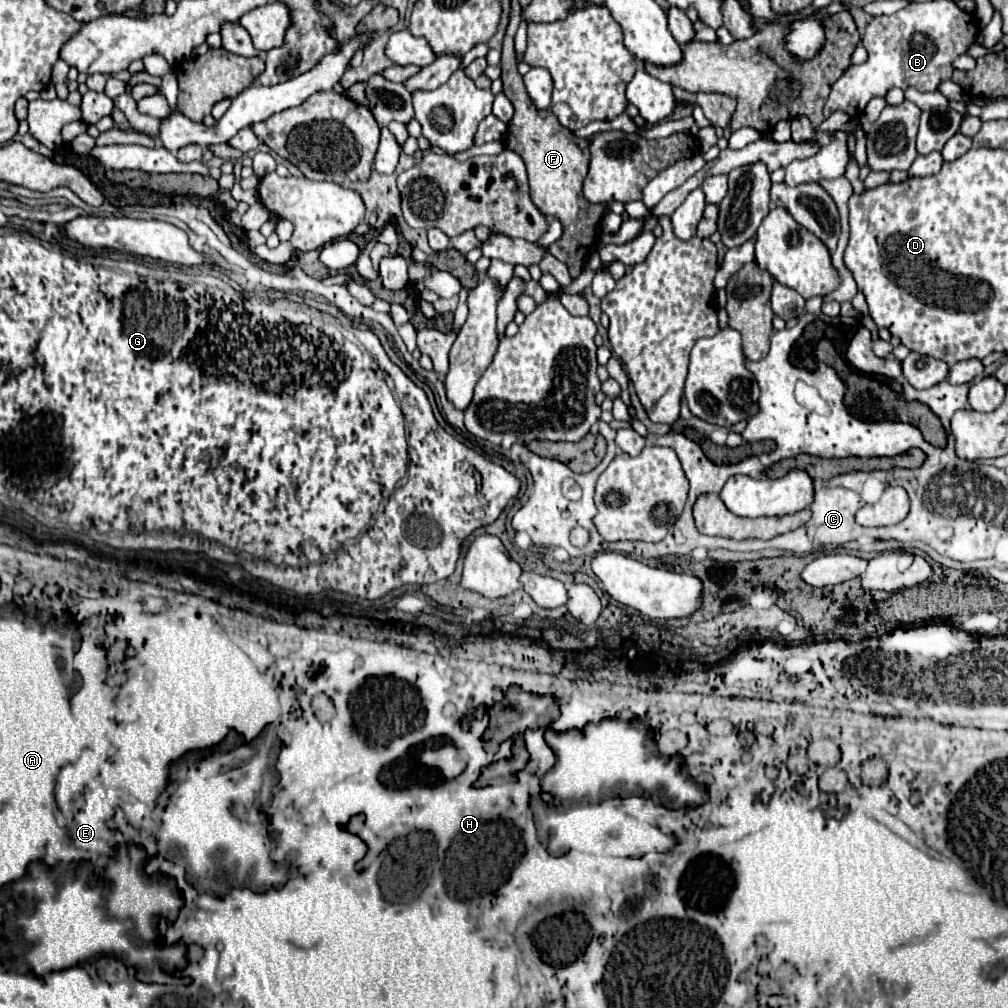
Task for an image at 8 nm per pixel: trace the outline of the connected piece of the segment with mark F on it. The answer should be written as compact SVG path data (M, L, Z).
M519 75L509 77L505 81L505 93L515 107L515 115L507 127L505 147L523 157L523 161L527 165L527 175L529 175L529 195L531 195L531 201L537 205L537 209L543 215L555 217L563 223L563 235L559 241L555 241L549 247L549 251L557 259L567 263L571 277L577 279L583 271L585 259L593 251L597 251L597 243L601 237L599 235L601 219L609 213L609 207L587 203L583 197L583 191L581 191L581 183L583 183L583 179L587 175L587 167L589 167L589 141L577 139L569 129L565 129L557 121L557 117L553 117L553 113L541 111L527 99L521 99L519 97L521 93L517 89L517 85L521 85L521 83L523 81L519 79Z

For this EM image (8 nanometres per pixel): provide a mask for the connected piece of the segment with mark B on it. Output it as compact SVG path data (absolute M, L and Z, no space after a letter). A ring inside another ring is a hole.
M911 1L893 15L873 17L863 35L863 47L869 59L863 65L851 65L833 85L825 103L825 117L833 111L845 111L851 119L859 119L865 105L875 95L885 95L891 87L915 87L919 91L935 91L945 79L951 79L951 63L975 43L979 21L975 15L959 9L953 1Z

